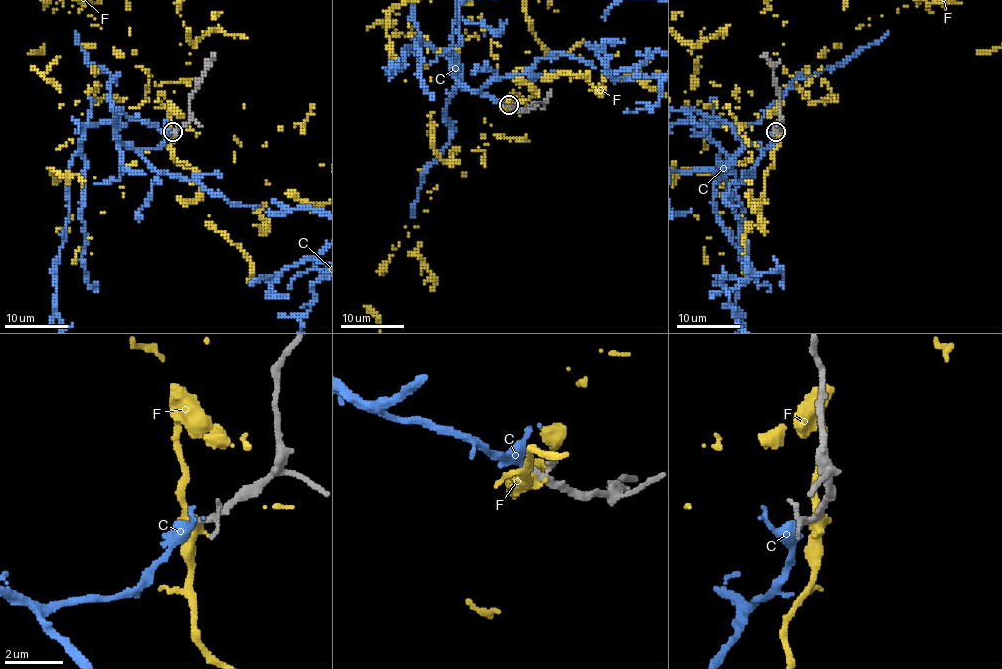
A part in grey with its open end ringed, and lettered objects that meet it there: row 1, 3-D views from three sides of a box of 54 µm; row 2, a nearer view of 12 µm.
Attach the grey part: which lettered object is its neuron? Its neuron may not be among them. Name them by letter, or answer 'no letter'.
C

